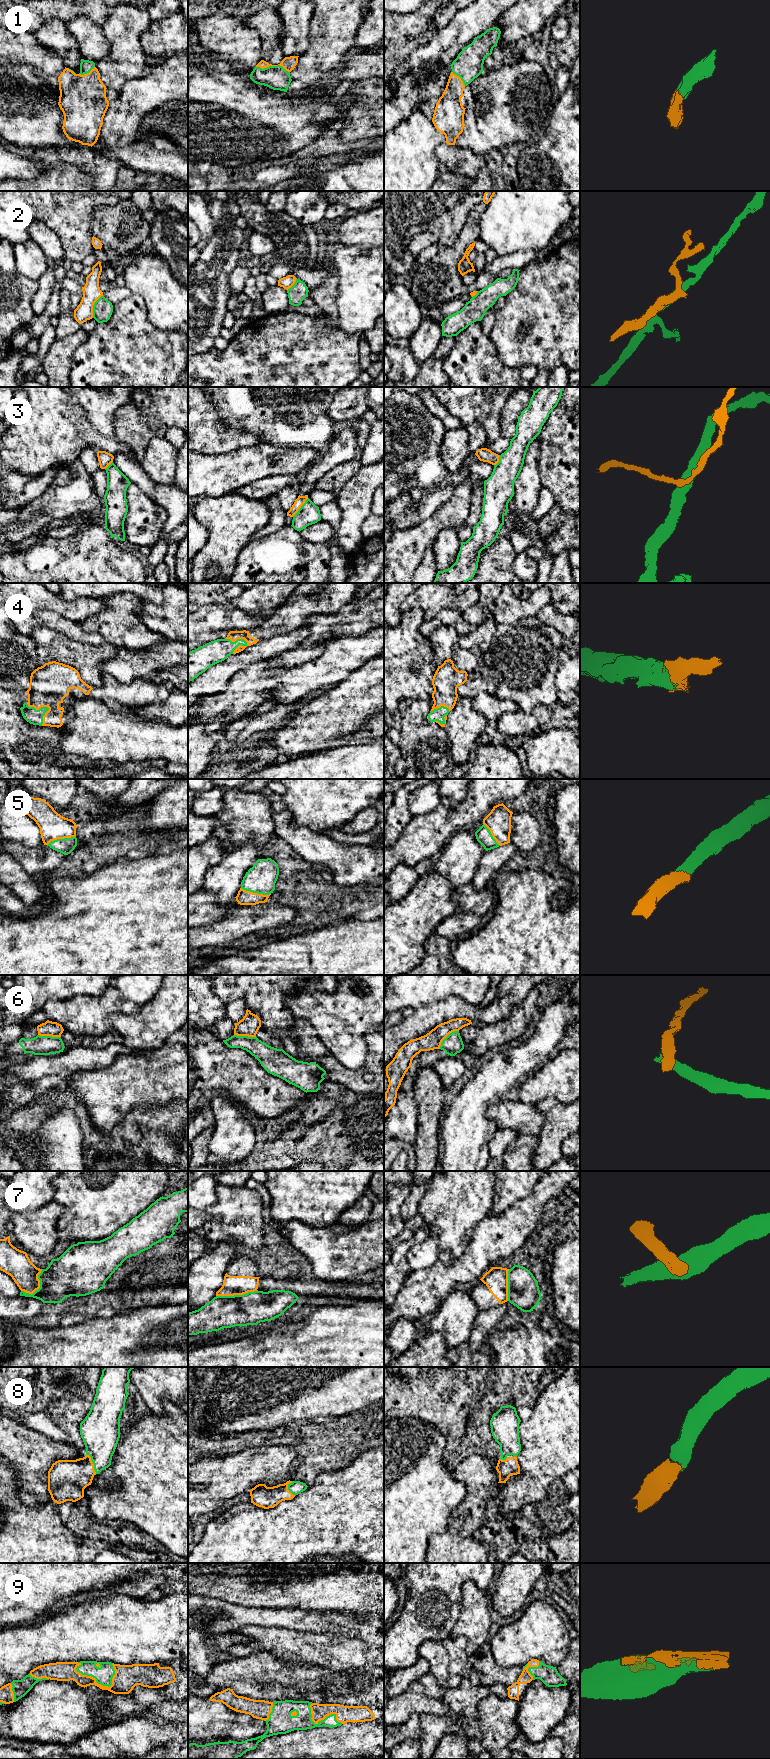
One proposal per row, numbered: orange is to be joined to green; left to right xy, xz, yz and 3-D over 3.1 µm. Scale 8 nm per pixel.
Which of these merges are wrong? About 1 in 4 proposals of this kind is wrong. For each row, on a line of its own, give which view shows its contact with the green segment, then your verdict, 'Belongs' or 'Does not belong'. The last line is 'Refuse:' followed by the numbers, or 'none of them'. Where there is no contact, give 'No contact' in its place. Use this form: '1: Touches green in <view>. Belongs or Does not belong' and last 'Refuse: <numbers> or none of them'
1: Touches green in xz. Belongs
2: Touches green in xy. Does not belong
3: Touches green in xz. Does not belong
4: Touches green in xz. Belongs
5: Touches green in xz. Belongs
6: Touches green in yz. Does not belong
7: Touches green in xz. Does not belong
8: Touches green in xy. Belongs
9: Touches green in xy. Belongs
Refuse: 2, 3, 6, 7

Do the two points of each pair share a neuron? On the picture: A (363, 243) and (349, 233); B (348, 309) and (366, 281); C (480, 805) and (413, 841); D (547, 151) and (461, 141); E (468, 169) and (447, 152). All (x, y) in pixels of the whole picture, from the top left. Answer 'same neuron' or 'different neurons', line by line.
A: same neuron
B: same neuron
C: same neuron
D: different neurons
E: same neuron

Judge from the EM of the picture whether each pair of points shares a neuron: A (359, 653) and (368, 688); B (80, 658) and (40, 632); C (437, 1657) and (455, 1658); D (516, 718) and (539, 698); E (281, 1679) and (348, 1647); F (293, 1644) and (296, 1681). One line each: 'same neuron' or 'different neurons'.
A: different neurons
B: same neuron
C: different neurons
D: different neurons
E: different neurons
F: different neurons

